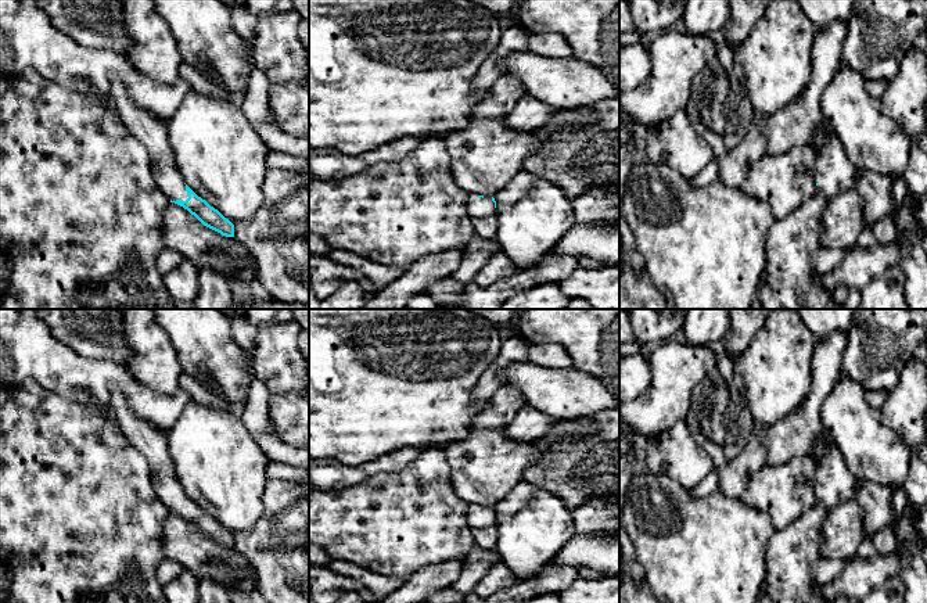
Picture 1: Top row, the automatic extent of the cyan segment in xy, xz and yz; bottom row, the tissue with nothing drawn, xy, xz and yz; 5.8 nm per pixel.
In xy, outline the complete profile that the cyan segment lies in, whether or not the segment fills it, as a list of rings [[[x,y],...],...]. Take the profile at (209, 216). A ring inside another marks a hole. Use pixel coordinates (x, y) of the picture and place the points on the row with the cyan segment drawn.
[[[116,78],[111,79],[112,108],[118,112],[123,125],[145,147],[151,161],[158,187],[175,202],[204,226],[226,237],[234,237],[234,225],[218,209],[198,197],[186,183],[173,159],[169,144],[168,126],[147,111],[134,105],[126,86]]]

